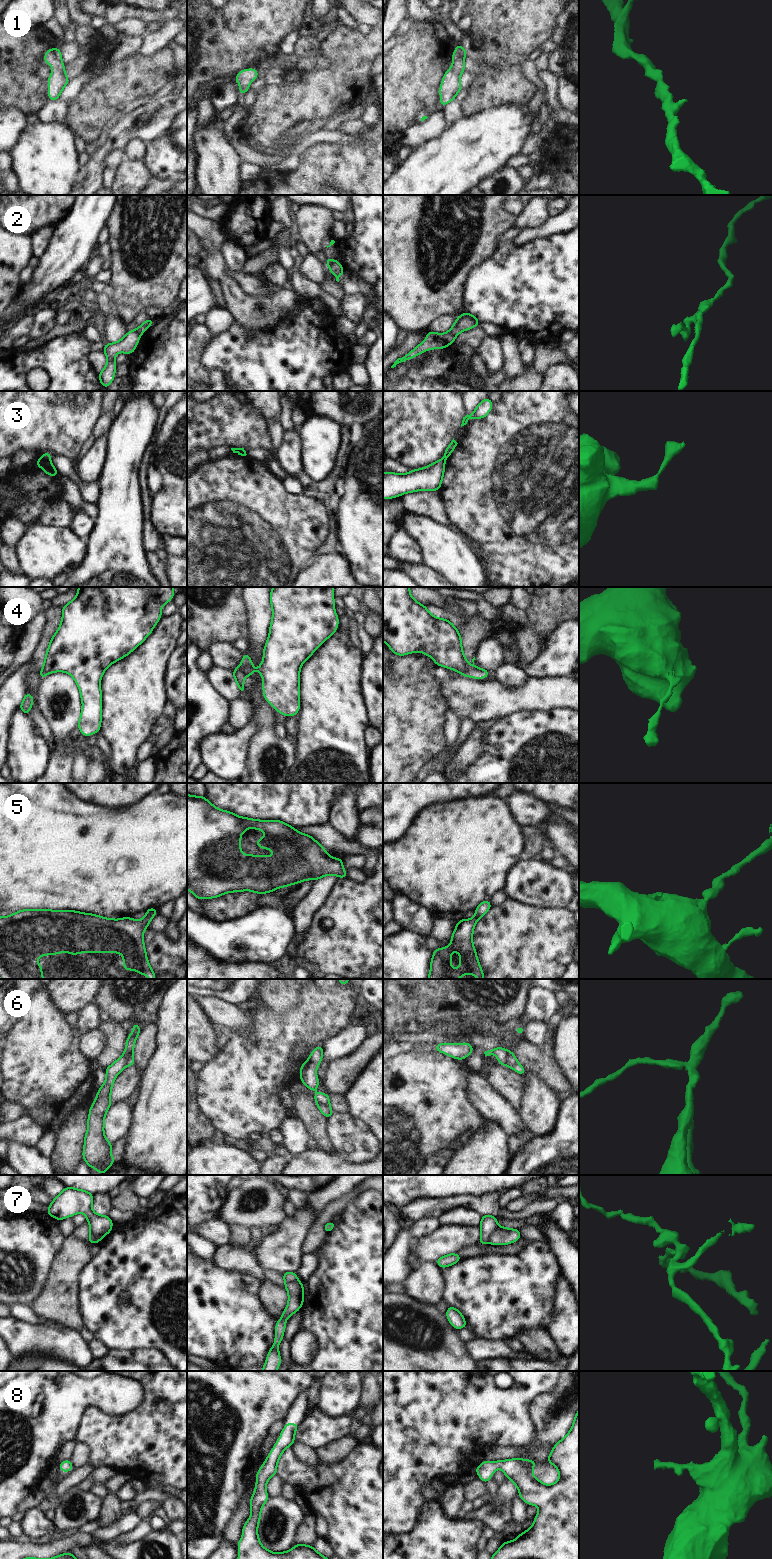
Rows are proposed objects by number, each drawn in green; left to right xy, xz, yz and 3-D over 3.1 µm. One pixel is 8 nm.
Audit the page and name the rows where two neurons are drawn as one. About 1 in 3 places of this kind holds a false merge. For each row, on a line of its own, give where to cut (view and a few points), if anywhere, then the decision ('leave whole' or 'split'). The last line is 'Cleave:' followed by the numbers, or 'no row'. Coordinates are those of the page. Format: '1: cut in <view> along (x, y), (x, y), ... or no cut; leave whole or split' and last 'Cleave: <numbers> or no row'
1: no cut; leave whole
2: cut in yz along (449, 330), (455, 336); split
3: cut in xy along (42, 458), (49, 460); split
4: cut in xz along (239, 665), (246, 675); split
5: no cut; leave whole
6: cut in yz along (507, 1049), (508, 1064), (510, 1066); split
7: cut in xy along (103, 1235), (93, 1237), (90, 1243); split
8: no cut; leave whole
Cleave: 2, 3, 4, 6, 7

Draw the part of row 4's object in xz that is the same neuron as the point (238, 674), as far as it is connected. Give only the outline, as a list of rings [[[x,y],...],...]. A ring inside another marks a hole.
[[[238,666],[235,670],[232,670],[232,674],[237,683],[239,693],[246,693],[244,686],[244,678],[246,677],[246,674],[242,670],[242,668]]]

